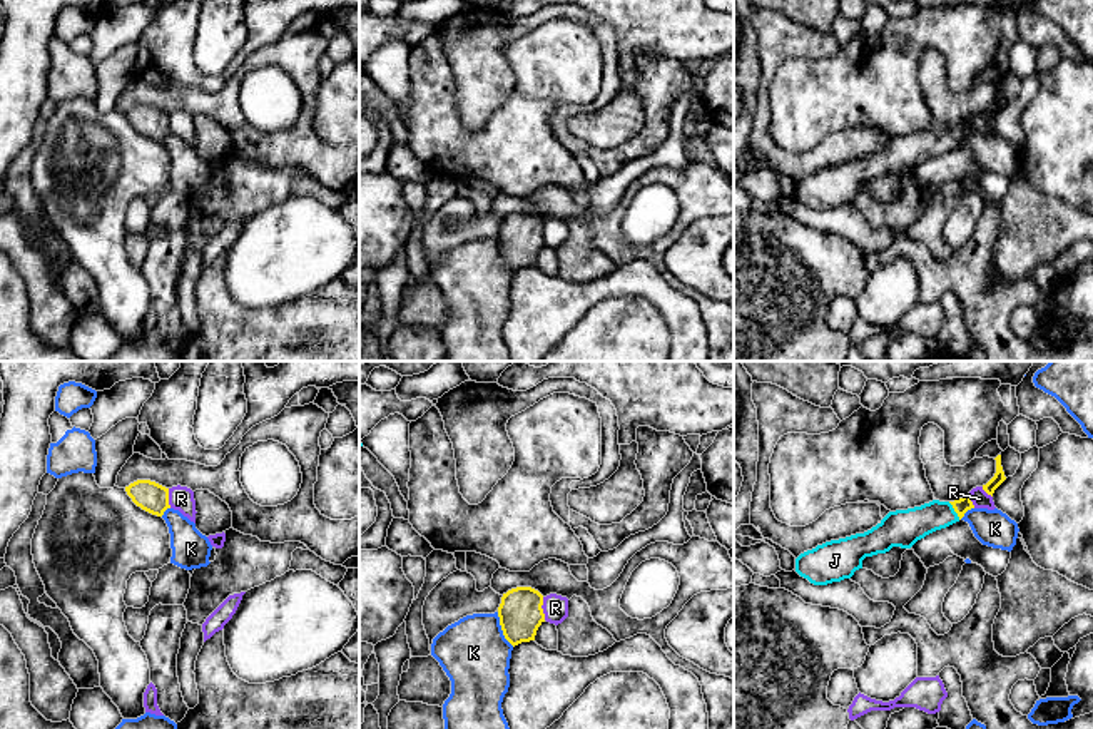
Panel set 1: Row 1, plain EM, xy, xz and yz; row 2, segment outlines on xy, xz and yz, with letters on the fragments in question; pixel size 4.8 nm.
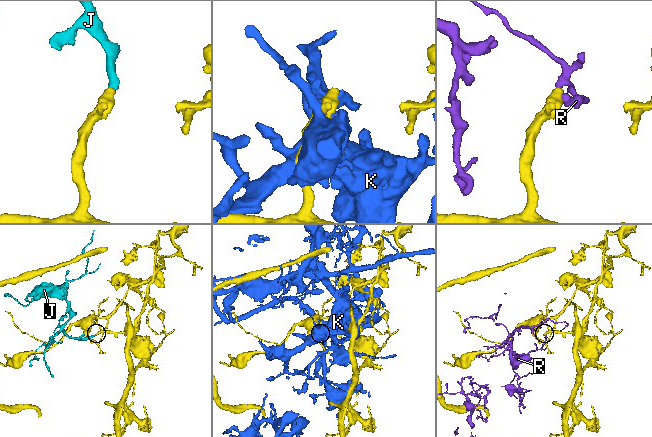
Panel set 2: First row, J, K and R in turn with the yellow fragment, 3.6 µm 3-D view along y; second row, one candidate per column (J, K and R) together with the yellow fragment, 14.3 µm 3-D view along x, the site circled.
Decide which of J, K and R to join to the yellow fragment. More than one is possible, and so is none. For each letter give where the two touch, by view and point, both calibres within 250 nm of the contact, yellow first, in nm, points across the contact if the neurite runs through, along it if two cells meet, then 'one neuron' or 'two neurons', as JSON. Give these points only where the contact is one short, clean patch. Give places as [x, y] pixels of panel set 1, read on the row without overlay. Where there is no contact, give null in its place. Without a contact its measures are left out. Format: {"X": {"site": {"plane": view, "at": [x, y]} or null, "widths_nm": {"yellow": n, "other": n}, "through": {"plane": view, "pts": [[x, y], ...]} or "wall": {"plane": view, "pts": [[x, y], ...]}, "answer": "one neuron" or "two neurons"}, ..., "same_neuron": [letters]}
{"J": {"site": {"plane": "yz", "at": [955, 136]}, "widths_nm": {"yellow": 70, "other": 170}, "through": {"plane": "yz", "pts": [[965, 129], [955, 136], [906, 152]]}, "answer": "one neuron"}, "K": {"site": {"plane": "xz", "at": [502, 254]}, "widths_nm": {"yellow": 220, "other": 340}, "answer": "two neurons"}, "R": {"site": {"plane": "xz", "at": [542, 234]}, "widths_nm": {"yellow": 220, "other": 130}, "wall": {"plane": "xz", "pts": [[542, 223], [545, 244]]}, "answer": "two neurons"}, "same_neuron": ["J"]}

